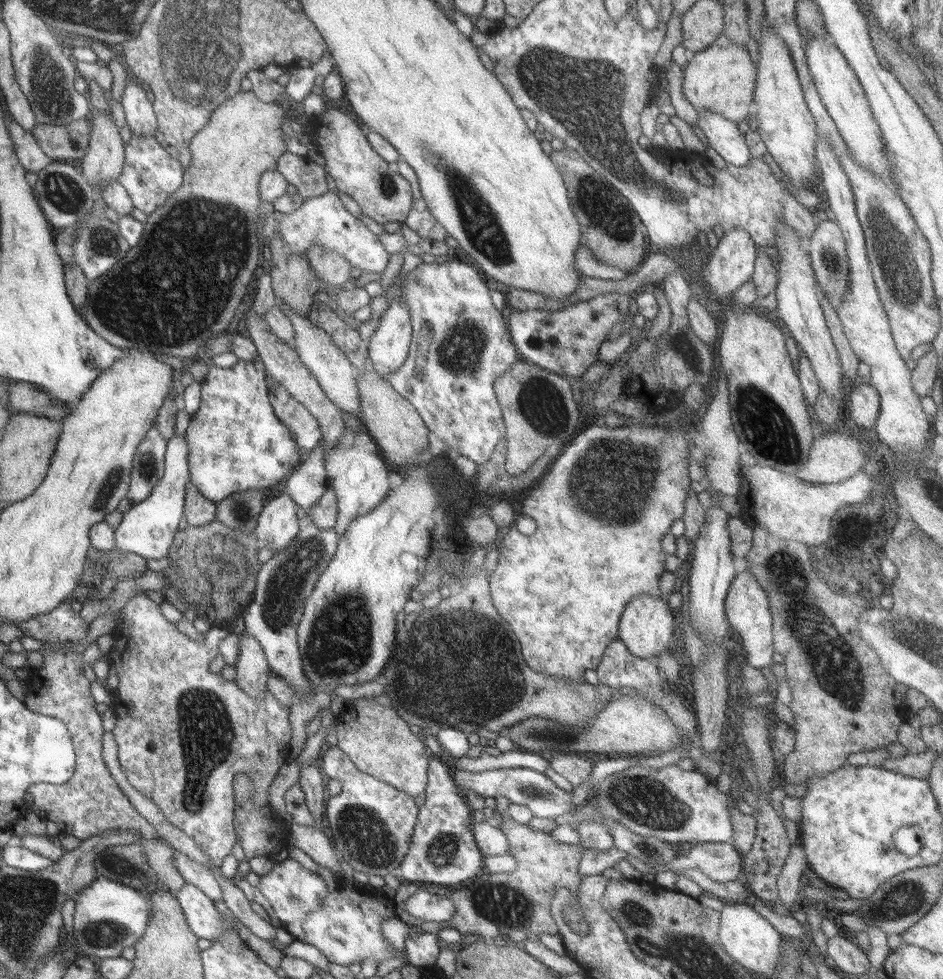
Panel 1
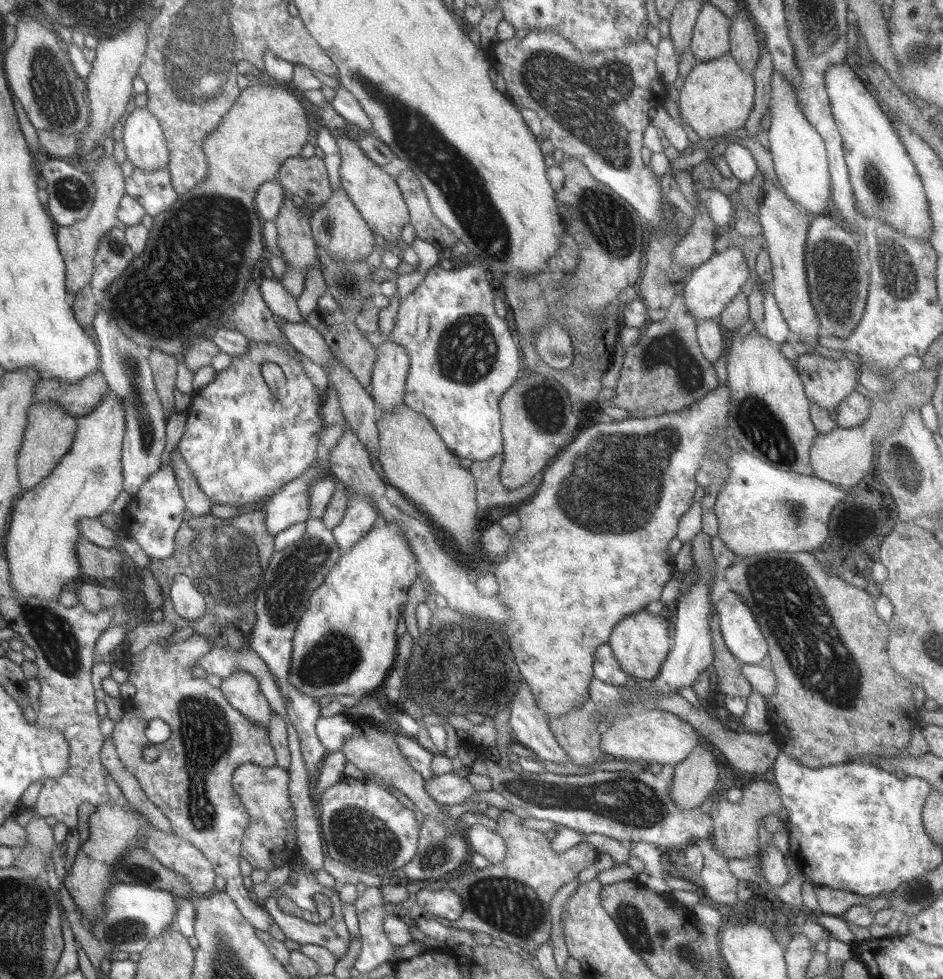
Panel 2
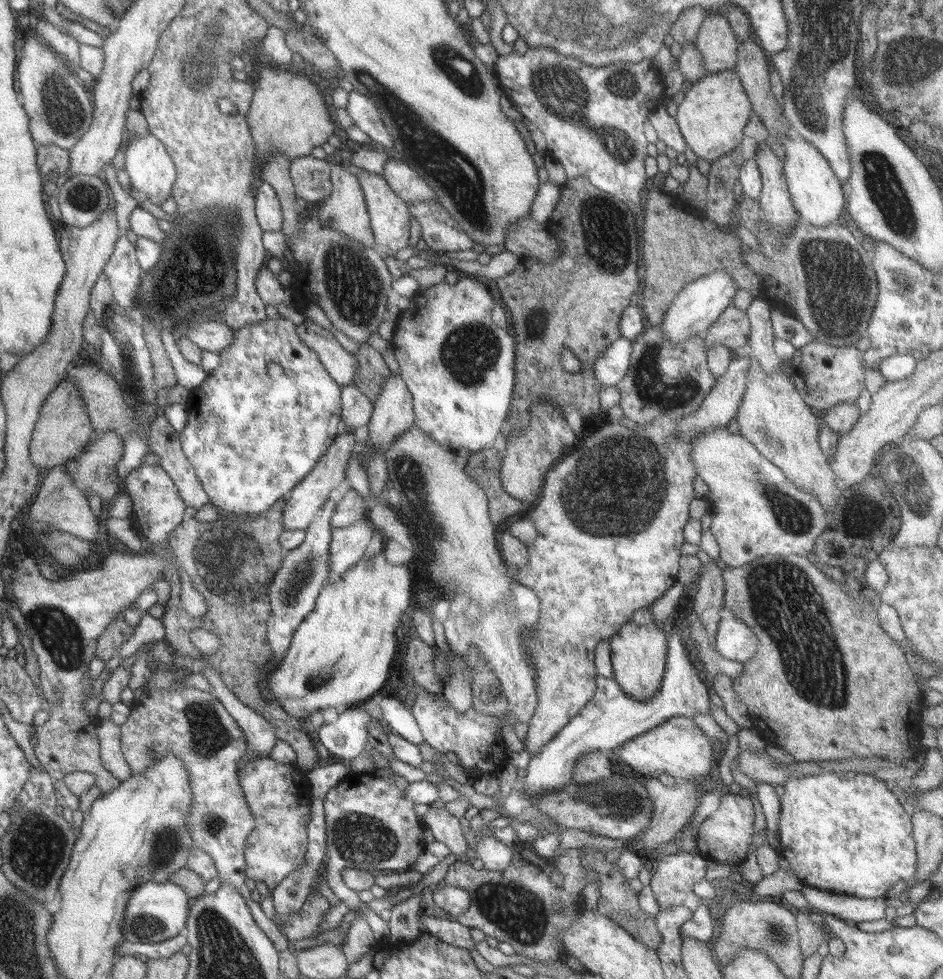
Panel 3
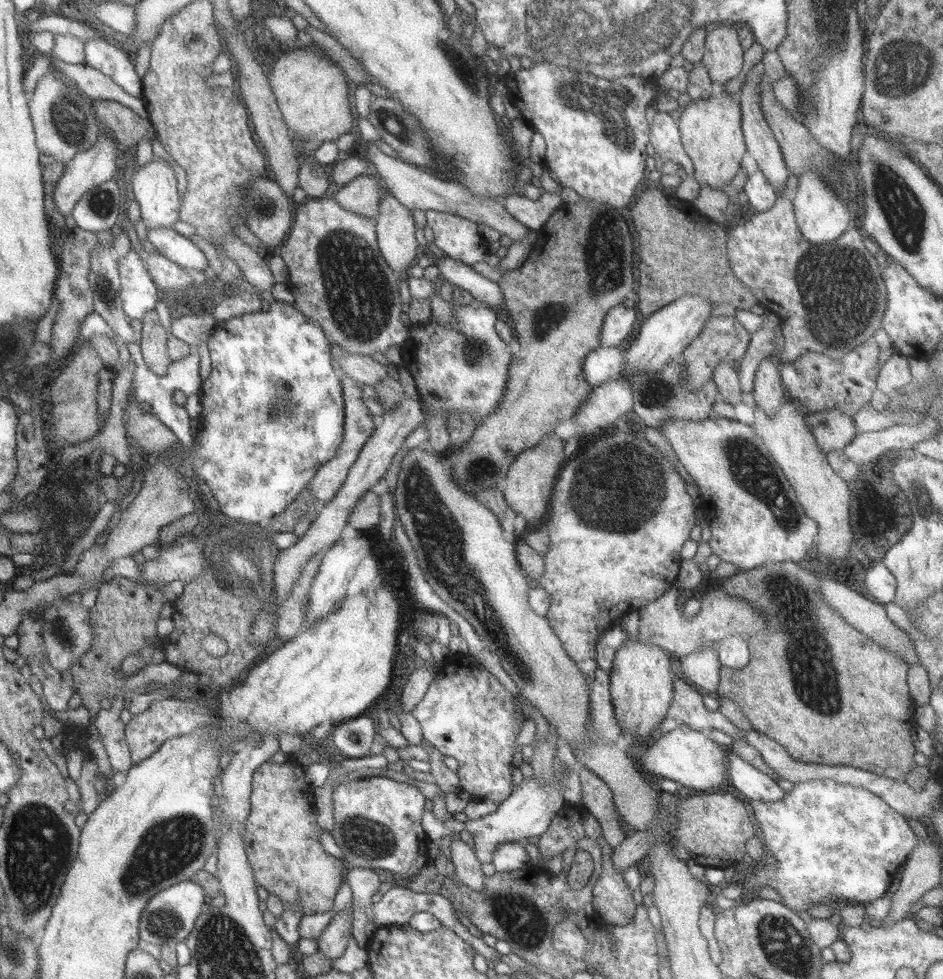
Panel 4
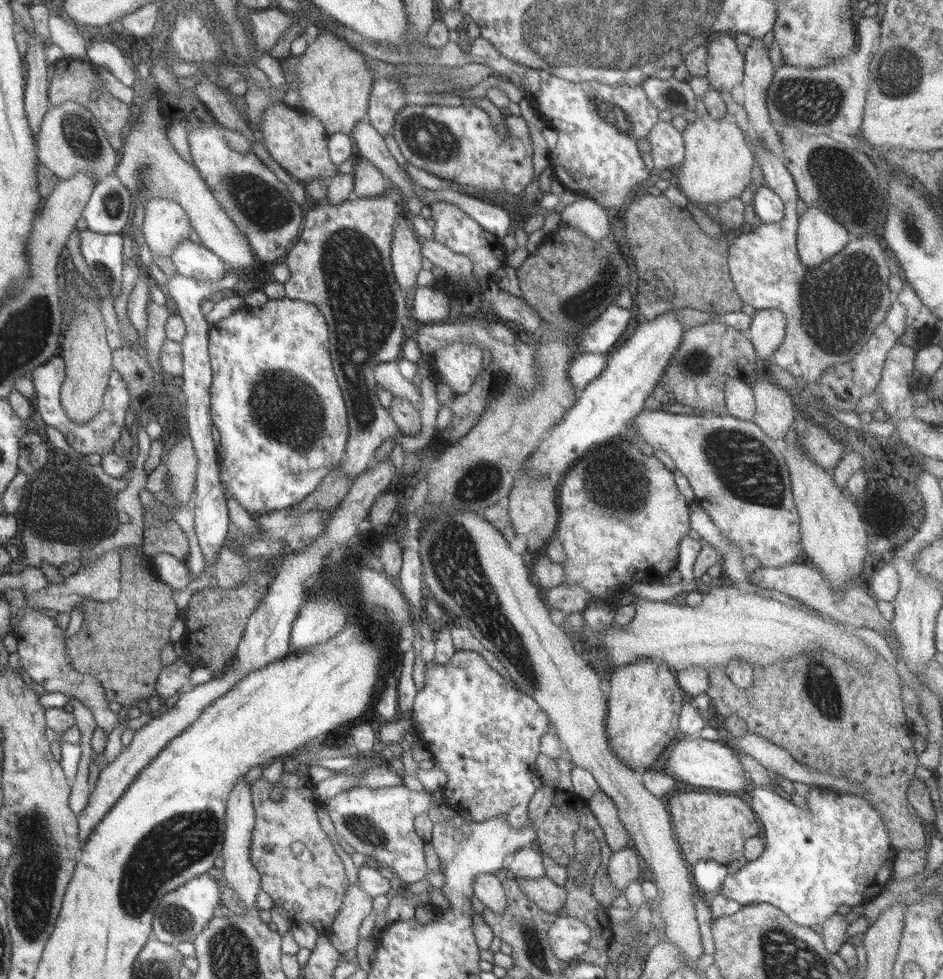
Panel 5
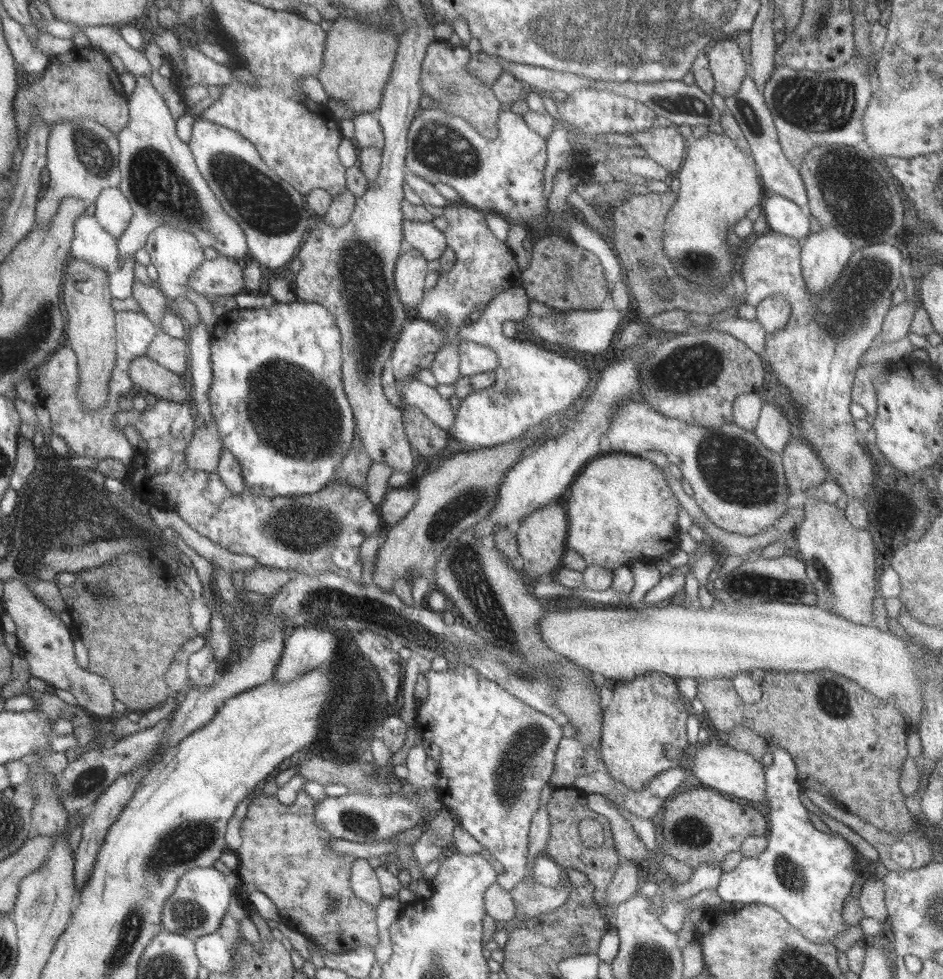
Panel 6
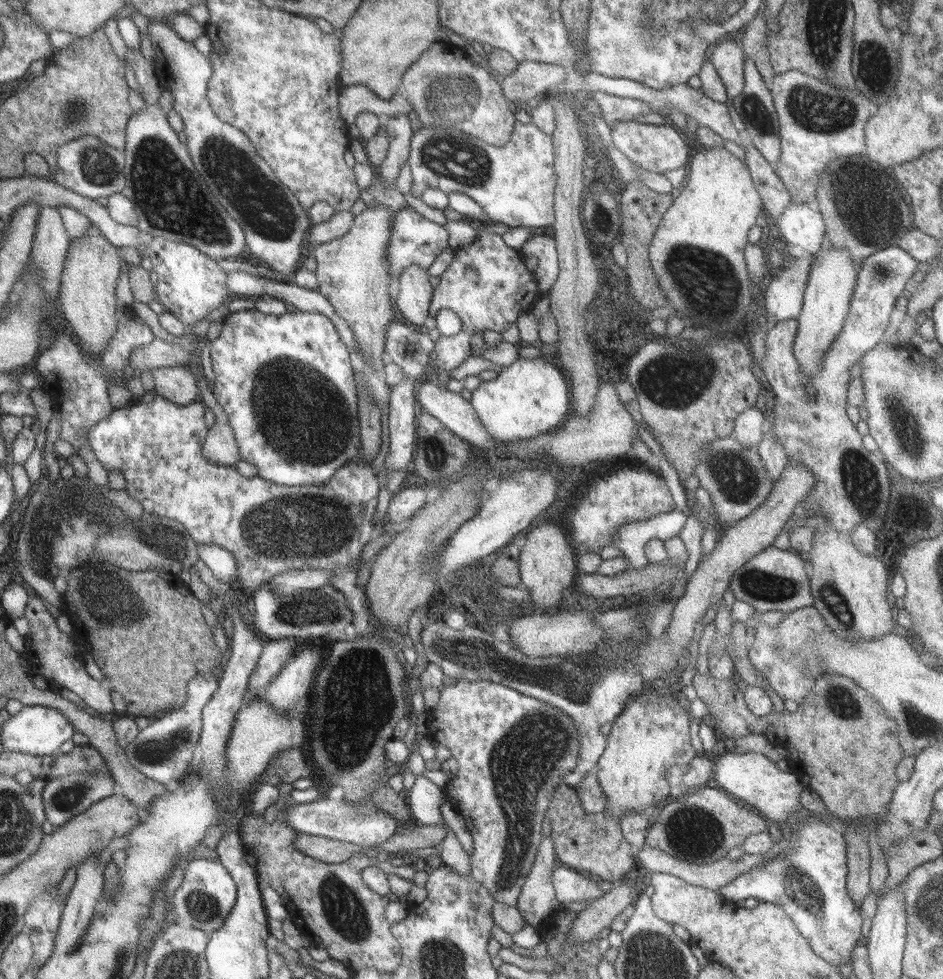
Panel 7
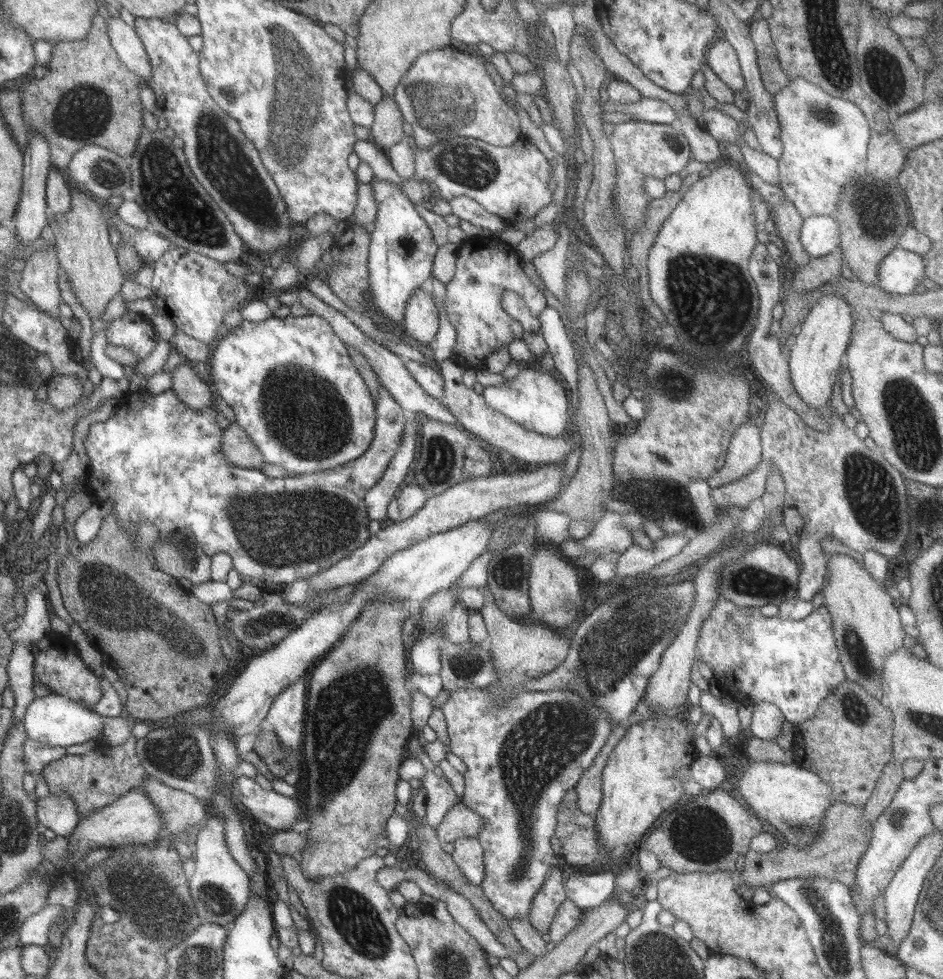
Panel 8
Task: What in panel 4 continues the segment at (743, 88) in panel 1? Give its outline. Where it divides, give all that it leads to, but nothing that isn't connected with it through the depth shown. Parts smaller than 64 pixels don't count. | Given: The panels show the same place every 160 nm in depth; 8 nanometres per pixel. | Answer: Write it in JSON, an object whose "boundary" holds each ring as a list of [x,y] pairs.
{"boundary":[[[722,85],[709,98],[692,100],[681,112],[678,126],[681,141],[693,162],[696,182],[700,188],[724,189],[741,171],[741,160],[747,146],[741,127],[741,108],[738,96],[728,95]]]}

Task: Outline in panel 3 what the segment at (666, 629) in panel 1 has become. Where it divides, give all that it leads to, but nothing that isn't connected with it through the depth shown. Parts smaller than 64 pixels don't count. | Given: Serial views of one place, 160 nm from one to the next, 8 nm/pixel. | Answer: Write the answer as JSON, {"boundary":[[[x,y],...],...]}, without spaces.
{"boundary":[[[628,622],[622,625],[620,630],[609,638],[609,641],[614,680],[618,682],[622,691],[634,701],[642,703],[658,695],[664,677],[667,654],[667,639],[663,629]]]}

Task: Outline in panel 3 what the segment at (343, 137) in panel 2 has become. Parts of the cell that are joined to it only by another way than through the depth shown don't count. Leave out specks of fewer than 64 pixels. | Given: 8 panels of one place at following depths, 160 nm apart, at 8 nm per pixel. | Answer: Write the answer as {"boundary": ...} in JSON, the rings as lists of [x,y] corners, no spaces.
{"boundary":[[[350,169],[360,186],[362,193],[365,194],[366,210],[369,212],[372,219],[371,226],[376,241],[376,248],[381,257],[392,257],[402,248],[408,246],[408,238],[410,238],[410,212],[406,208],[406,203],[398,197],[397,192],[386,183],[386,180],[381,175],[376,175],[364,171],[364,169]]]}

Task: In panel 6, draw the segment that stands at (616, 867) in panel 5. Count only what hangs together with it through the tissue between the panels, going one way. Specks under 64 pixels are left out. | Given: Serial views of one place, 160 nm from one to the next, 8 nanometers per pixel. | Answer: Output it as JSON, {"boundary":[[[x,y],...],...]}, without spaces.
{"boundary":[[[623,859],[619,863],[612,882],[605,888],[605,898],[614,906],[630,900],[639,892],[638,868],[640,865],[632,860]]]}

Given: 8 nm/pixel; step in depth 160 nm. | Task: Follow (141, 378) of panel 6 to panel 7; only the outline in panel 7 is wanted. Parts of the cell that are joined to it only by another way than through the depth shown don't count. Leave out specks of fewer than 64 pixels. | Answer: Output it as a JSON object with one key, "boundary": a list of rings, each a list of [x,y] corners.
{"boundary":[[[187,366],[136,370],[134,374],[140,376],[143,371],[152,372],[154,389],[158,395],[182,405],[199,402],[201,392],[197,380]]]}

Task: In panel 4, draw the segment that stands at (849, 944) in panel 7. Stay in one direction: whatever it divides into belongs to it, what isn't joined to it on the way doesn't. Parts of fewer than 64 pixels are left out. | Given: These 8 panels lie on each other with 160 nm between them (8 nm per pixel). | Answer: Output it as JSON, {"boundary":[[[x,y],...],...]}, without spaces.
{"boundary":[[[831,778],[797,782],[782,800],[752,800],[749,804],[761,830],[761,840],[766,842],[765,846],[777,860],[777,868],[765,866],[763,862],[758,863],[740,886],[732,882],[732,886],[720,889],[720,893],[726,898],[736,900],[737,903],[740,896],[744,896],[746,892],[759,895],[758,889],[763,886],[774,888],[782,896],[783,905],[795,913],[807,911],[811,906],[825,904],[829,898],[851,900],[859,904],[874,902],[895,886],[898,868],[919,842],[908,825],[908,819],[902,813],[894,811],[880,797],[864,789],[842,785]]]}

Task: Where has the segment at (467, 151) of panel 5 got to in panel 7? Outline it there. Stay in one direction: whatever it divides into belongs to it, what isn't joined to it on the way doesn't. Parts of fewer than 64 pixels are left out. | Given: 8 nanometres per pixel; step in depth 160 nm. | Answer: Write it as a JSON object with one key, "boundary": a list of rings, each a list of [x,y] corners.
{"boundary":[[[516,121],[511,139],[506,146],[492,146],[479,138],[452,127],[422,126],[413,135],[407,163],[412,174],[412,197],[417,203],[428,188],[441,190],[447,195],[452,192],[467,194],[490,218],[490,222],[509,227],[548,227],[554,224],[554,174],[555,150],[553,136],[542,132],[533,122]]]}

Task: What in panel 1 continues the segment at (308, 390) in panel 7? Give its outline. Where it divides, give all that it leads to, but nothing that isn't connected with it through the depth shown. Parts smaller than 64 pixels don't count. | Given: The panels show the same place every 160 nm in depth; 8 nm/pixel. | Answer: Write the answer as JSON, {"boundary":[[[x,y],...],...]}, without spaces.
{"boundary":[[[260,358],[257,361],[239,359],[232,368],[225,370],[210,363],[208,377],[201,382],[201,403],[198,410],[191,414],[185,441],[190,451],[188,465],[191,481],[212,502],[222,502],[231,494],[245,490],[274,486],[302,463],[300,445],[295,441],[293,432],[282,424],[270,404],[266,371]]]}

